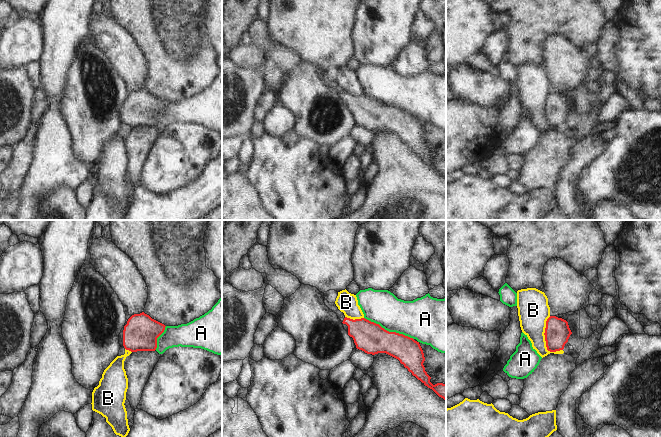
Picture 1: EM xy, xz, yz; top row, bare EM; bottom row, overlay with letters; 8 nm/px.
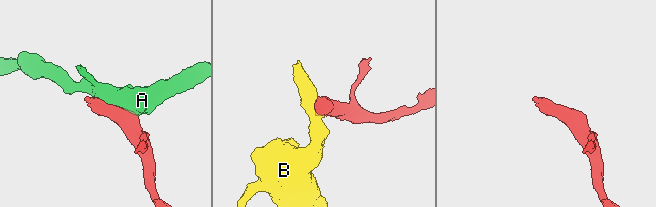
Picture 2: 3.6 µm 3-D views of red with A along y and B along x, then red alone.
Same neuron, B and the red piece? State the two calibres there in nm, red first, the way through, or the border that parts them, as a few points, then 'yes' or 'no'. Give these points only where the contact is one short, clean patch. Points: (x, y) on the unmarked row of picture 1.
200/260 nm | along yz (550, 92), (546, 97), (544, 116), (546, 124), (555, 128) | no

